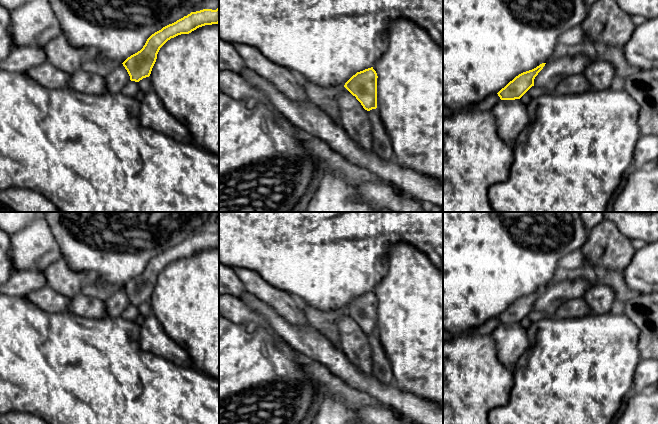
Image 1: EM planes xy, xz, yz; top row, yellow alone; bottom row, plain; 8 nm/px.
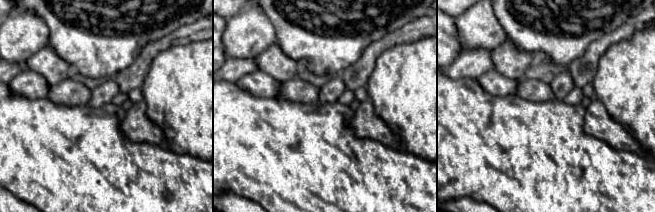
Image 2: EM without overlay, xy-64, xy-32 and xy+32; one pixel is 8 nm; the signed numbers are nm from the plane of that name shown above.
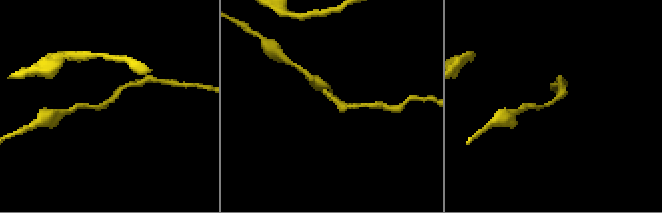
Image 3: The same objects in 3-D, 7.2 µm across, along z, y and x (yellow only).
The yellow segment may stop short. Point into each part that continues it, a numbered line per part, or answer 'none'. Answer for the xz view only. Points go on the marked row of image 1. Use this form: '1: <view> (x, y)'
none

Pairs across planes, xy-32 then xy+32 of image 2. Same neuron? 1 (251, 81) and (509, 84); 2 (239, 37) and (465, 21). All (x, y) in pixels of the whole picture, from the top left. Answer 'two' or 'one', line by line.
1: one
2: one

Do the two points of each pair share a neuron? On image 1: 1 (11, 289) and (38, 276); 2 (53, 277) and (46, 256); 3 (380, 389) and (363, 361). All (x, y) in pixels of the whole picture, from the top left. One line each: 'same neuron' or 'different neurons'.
1: same neuron
2: different neurons
3: different neurons

